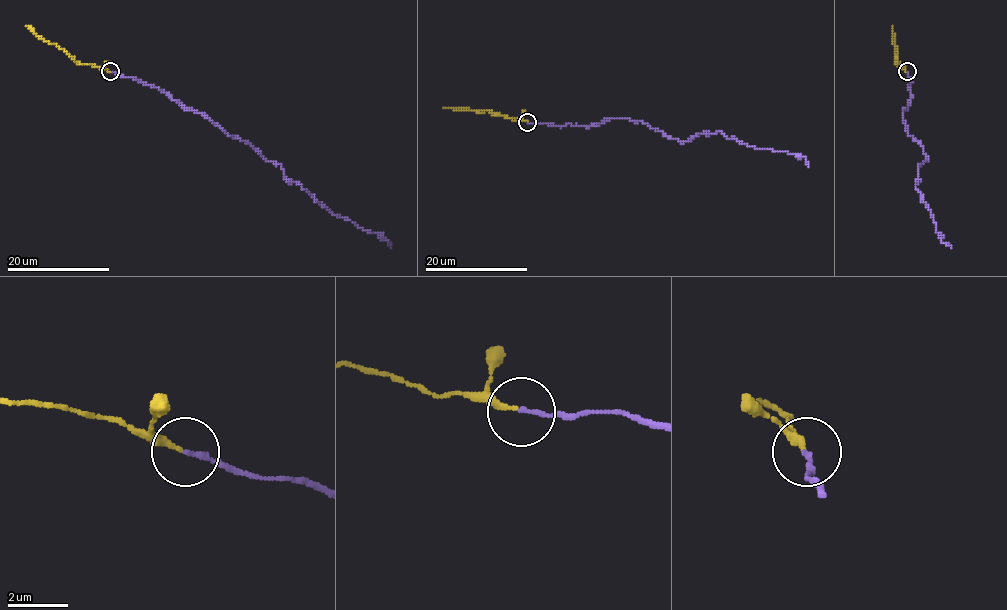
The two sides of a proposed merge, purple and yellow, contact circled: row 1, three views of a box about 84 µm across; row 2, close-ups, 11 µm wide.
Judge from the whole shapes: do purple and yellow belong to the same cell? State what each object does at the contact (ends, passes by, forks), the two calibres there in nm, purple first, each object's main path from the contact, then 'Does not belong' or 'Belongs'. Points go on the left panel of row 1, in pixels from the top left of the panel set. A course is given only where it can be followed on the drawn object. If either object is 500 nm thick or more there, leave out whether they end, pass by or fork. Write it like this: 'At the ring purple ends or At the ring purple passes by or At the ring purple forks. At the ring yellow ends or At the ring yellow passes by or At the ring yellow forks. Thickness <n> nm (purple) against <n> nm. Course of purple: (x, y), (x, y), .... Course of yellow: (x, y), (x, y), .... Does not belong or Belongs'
At the ring purple ends. At the ring yellow ends. Thickness 160 nm (purple) against 220 nm. Course of purple: (109, 71), (154, 85), (208, 116), (279, 164), (288, 180), (334, 214), (380, 234), (390, 248). Course of yellow: (109, 71), (78, 64), (61, 48), (41, 39), (27, 25). Belongs

